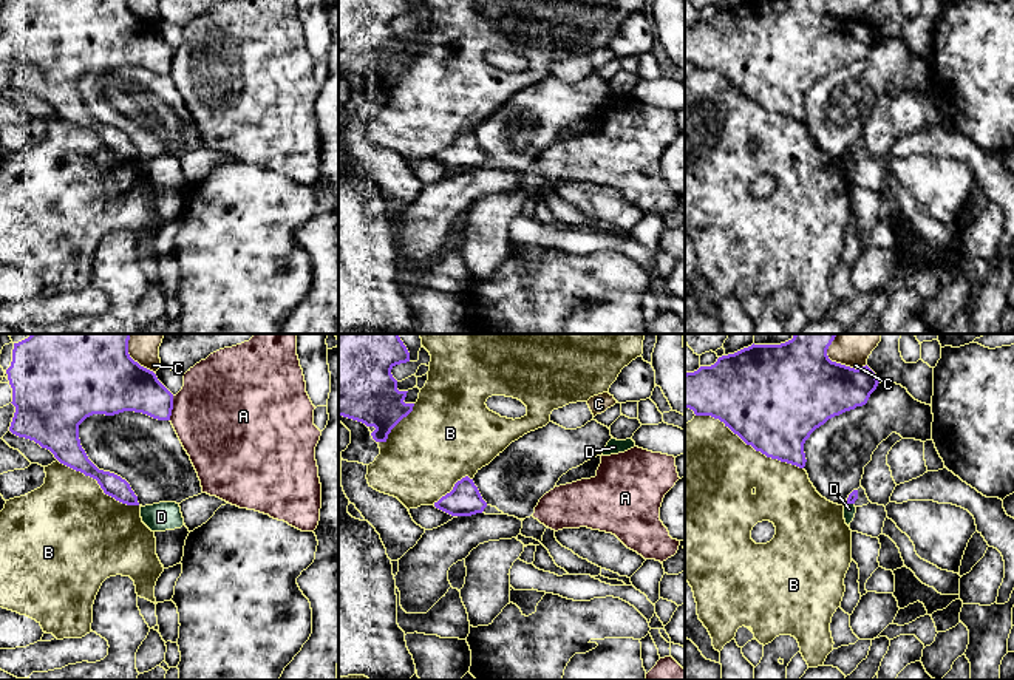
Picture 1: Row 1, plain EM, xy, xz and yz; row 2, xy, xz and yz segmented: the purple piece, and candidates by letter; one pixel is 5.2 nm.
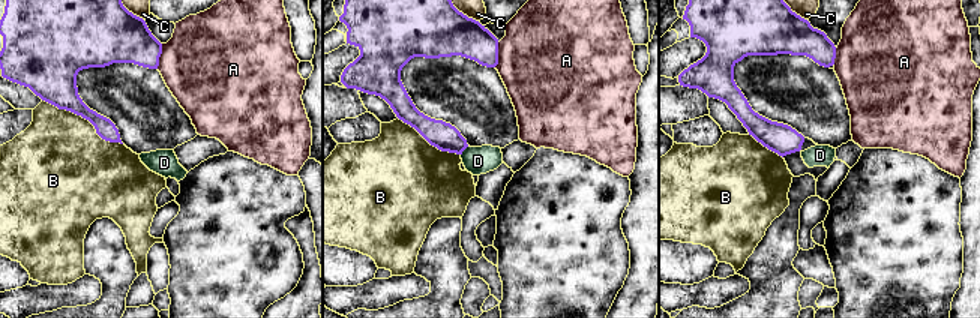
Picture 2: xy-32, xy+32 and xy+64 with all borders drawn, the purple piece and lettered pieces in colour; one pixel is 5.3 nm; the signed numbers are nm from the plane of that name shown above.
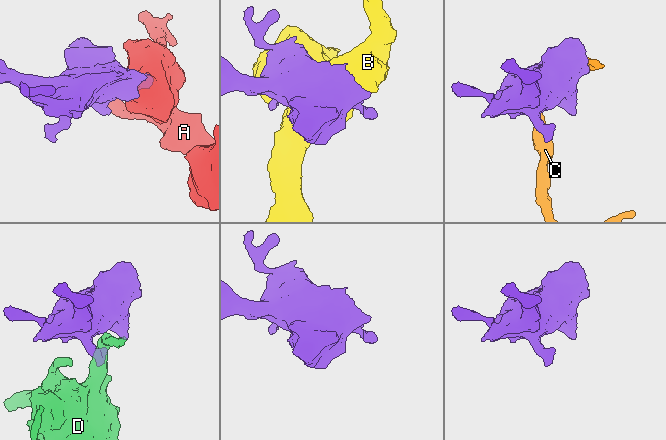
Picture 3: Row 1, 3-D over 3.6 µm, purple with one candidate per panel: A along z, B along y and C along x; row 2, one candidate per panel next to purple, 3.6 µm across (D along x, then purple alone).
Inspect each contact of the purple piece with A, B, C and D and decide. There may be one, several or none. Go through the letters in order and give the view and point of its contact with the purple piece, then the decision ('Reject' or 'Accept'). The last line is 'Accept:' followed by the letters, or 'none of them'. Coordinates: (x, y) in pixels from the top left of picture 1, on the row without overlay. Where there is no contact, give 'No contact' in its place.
A: Touches purple at xy (172, 62). Reject
B: Touches purple at yz (750, 98). Reject
C: Touches purple at yz (844, 19). Reject
D: Touches purple at yz (850, 156). Reject
Accept: none of them

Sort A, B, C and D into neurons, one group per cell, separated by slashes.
A / B / C / D

